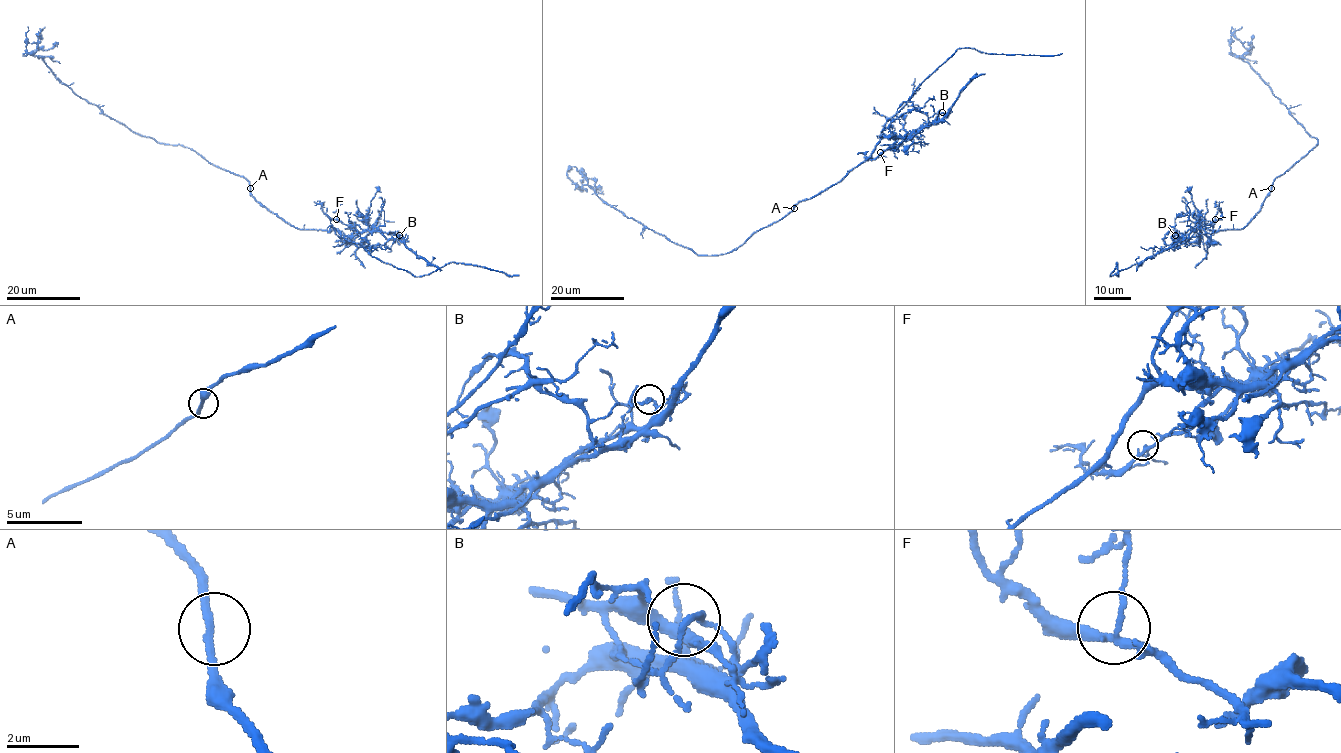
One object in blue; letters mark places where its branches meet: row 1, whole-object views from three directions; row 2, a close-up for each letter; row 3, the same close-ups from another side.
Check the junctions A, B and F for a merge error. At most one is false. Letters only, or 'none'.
B

